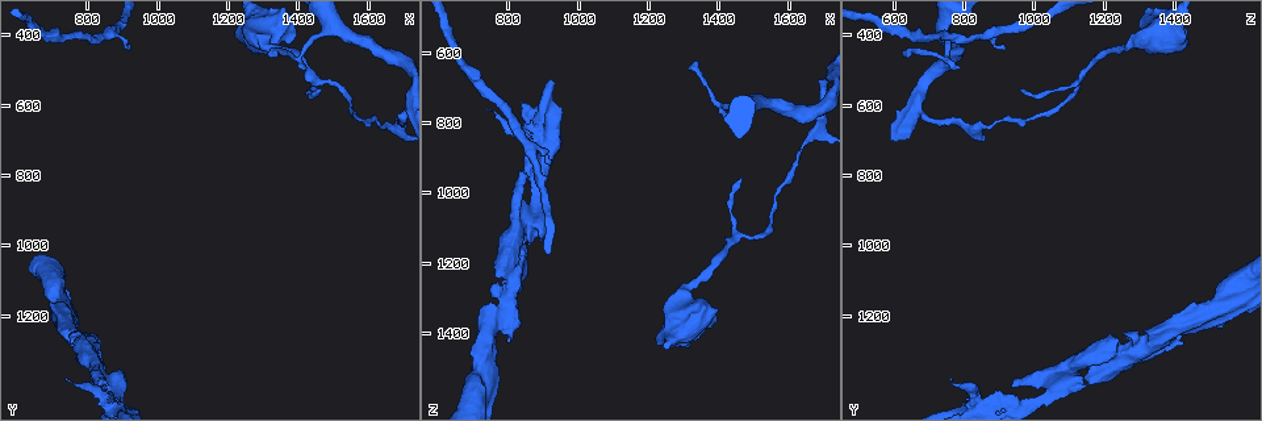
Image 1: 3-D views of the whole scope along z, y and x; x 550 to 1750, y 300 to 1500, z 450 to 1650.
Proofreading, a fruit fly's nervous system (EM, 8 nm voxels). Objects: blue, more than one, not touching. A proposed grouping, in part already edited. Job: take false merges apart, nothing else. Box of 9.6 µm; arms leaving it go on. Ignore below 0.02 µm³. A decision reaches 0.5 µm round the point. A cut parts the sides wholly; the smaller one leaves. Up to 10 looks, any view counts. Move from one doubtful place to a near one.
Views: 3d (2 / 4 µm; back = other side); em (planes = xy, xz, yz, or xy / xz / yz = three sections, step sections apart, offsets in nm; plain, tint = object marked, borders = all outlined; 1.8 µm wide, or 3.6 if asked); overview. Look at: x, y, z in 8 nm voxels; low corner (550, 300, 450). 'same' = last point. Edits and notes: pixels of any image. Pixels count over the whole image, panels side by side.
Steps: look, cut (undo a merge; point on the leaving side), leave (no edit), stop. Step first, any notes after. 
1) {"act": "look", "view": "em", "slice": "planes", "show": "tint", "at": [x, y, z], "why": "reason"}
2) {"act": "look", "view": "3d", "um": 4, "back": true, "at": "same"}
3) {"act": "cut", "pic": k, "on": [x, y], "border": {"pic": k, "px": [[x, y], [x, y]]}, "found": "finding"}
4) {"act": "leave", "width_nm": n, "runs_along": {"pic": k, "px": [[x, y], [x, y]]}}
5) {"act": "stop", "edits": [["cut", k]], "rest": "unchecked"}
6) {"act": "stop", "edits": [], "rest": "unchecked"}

{"act": "look", "view": "em", "slice": "yz", "step": 8, "show": "tint", "at": [840, 1380, 1160], "why": "closes a loop"}

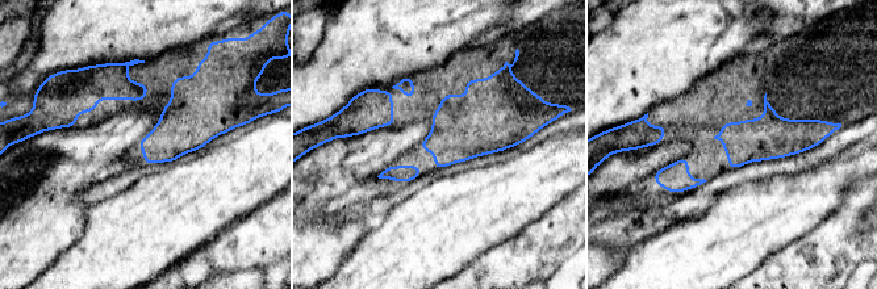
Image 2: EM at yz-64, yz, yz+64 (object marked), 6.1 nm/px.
{"act": "look", "view": "em", "slice": "planes", "show": "tint", "at": "same"}

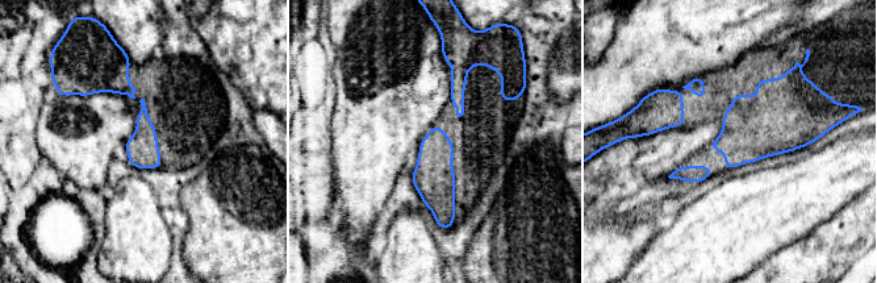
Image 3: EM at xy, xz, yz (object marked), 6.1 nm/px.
{"act": "leave", "found": "one cell here"}

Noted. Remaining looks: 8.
{"act": "look", "view": "em", "um": 3.6, "slice": "xy", "step": 8, "show": "tint", "at": [710, 1150, 1560]}

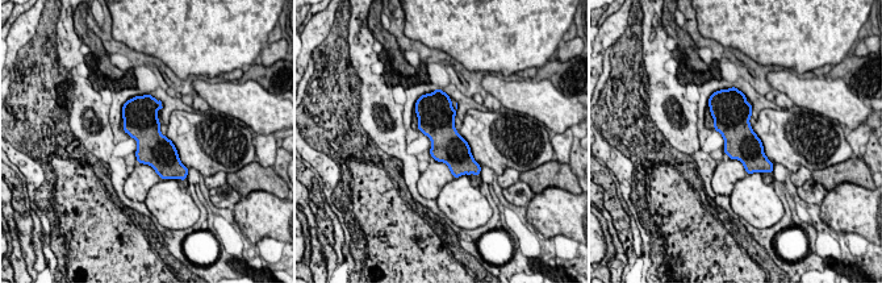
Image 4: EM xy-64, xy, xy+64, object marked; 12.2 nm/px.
{"act": "look", "view": "em", "um": 3.6, "slice": "planes", "show": "borders", "at": "same", "why": "another direction"}

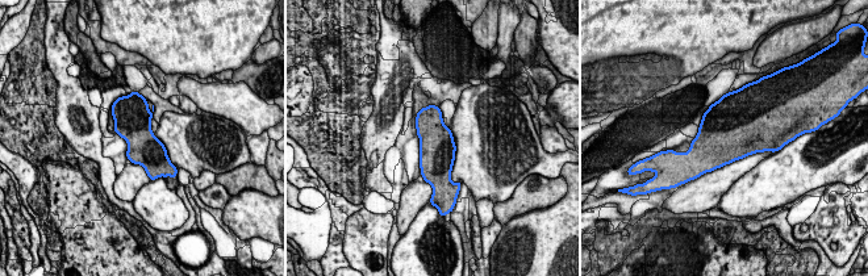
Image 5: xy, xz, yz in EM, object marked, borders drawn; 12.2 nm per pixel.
{"act": "leave", "found": "all the same cell"}

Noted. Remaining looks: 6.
{"act": "look", "view": "3d", "um": 4, "at": [860, 1440, 840], "why": "calibre changes"}

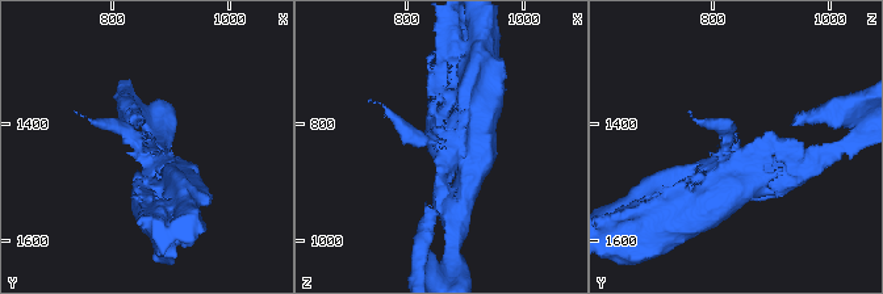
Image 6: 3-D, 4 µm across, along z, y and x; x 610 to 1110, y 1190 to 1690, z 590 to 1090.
{"act": "look", "view": "em", "um": 3.6, "slice": "planes", "show": "borders", "at": [850, 1445, 835], "why": "shape alone is not enough"}

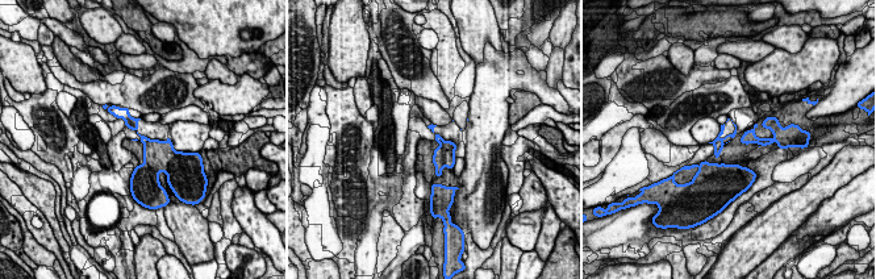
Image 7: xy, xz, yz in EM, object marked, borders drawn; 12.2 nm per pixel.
{"act": "leave", "found": "continuous, no second cell"}

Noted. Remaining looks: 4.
{"act": "look", "view": "3d", "um": 4, "at": [780, 1280, 1330], "why": "a fork"}

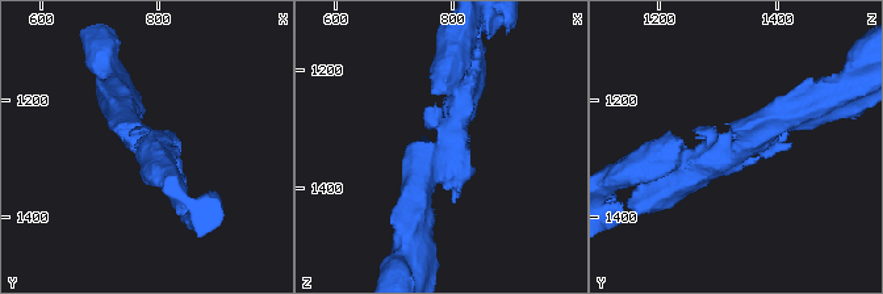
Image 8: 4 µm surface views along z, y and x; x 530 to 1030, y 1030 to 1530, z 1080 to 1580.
{"act": "look", "view": "em", "slice": "planes", "show": "tint", "at": [785, 1275, 1335], "why": "need the tissue"}

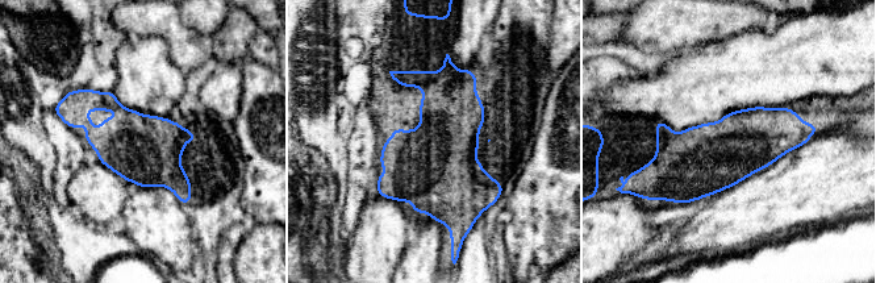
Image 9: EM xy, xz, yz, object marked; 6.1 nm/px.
{"act": "leave", "found": "one cell here"}

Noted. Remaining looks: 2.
{"act": "stop", "edits": [], "rest": "unchecked"}

